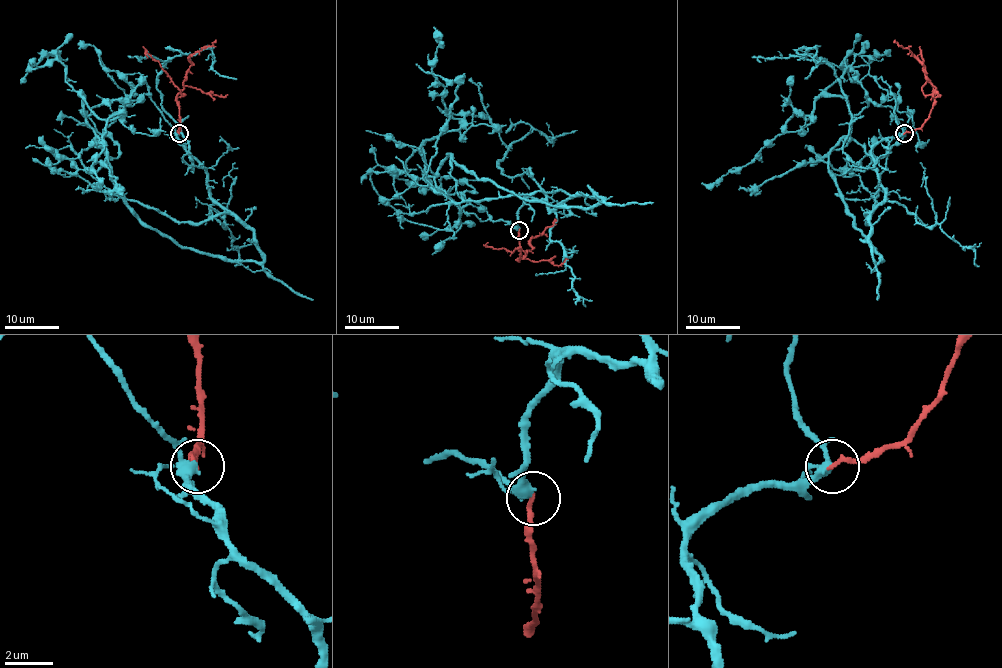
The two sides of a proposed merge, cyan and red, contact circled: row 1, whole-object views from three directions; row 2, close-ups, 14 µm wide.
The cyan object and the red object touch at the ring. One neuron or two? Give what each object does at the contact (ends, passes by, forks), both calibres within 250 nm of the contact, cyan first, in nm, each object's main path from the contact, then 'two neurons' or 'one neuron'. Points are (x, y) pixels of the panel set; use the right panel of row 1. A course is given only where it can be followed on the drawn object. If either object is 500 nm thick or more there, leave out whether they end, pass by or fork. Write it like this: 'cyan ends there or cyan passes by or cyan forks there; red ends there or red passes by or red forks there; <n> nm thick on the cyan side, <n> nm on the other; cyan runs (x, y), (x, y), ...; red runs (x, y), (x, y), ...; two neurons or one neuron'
cyan forks there; red ends there; 280 nm thick on the cyan side, 190 nm on the other; cyan runs (905, 132), (872, 150), (884, 196), (868, 222), (877, 196), (853, 170), (870, 159), (840, 96), (701, 183); red runs (905, 133), (921, 127), (929, 116), (935, 95), (922, 64), (894, 40); one neuron

